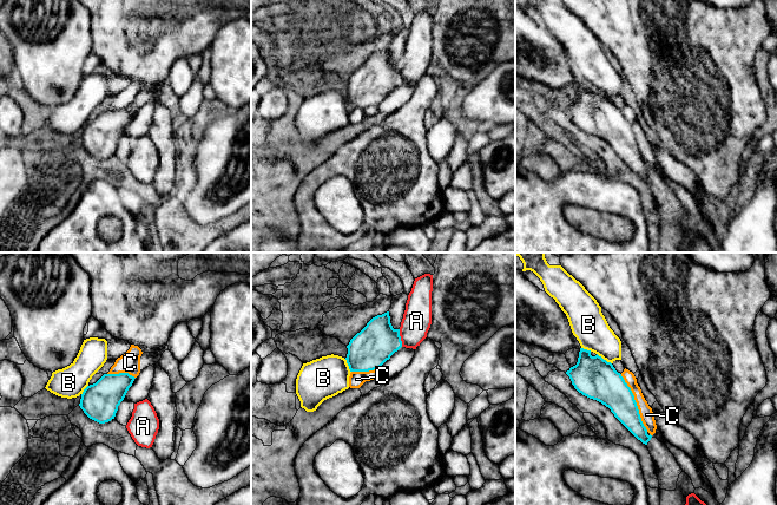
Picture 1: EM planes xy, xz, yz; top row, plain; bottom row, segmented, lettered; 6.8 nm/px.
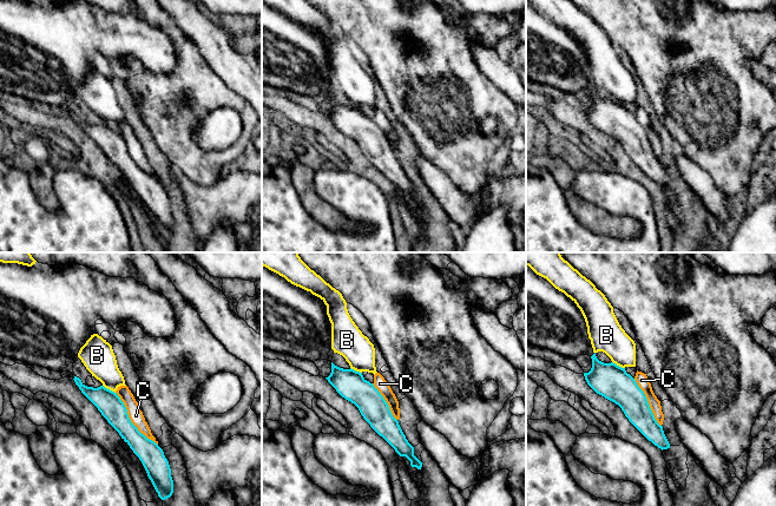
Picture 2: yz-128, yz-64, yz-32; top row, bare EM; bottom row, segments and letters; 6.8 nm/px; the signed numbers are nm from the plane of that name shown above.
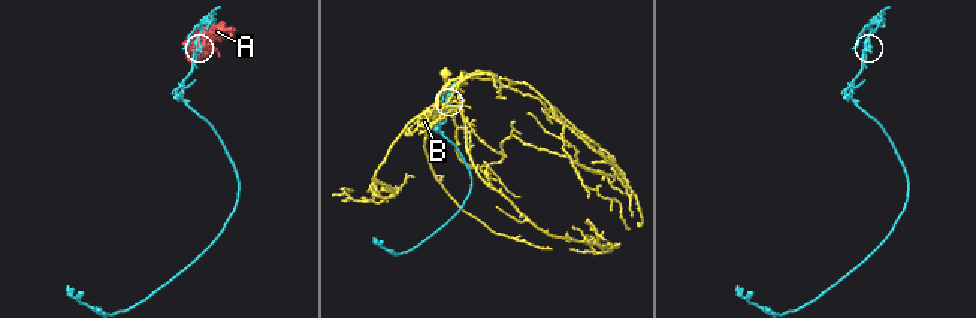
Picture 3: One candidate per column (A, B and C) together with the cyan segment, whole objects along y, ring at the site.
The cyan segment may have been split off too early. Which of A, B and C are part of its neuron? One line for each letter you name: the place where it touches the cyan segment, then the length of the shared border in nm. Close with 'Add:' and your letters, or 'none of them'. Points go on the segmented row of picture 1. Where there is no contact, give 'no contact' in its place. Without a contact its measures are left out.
Add: none of them

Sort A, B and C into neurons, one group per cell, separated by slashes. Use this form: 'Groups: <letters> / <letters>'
Groups: A / B / C

